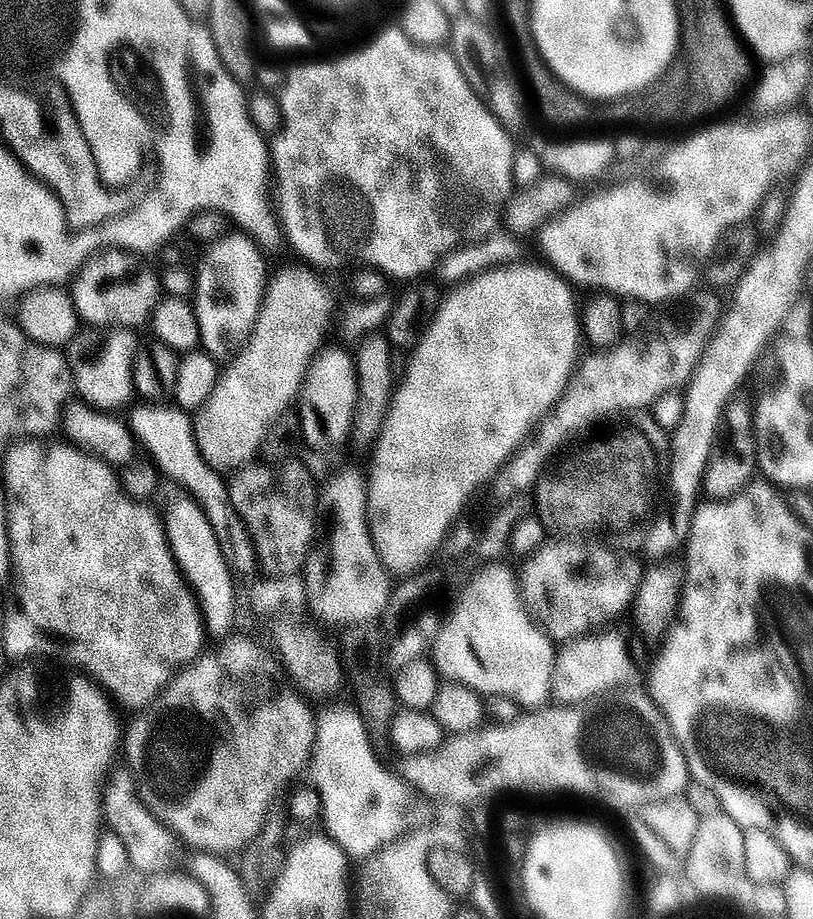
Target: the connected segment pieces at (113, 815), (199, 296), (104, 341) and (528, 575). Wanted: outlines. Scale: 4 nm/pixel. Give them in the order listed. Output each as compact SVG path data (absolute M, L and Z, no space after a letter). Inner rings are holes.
M120 767L109 775L102 792L103 819L111 832L118 838L122 838L122 843L126 845L126 851L130 854L130 862L135 871L152 872L151 874L167 873L168 863L171 862L172 855L176 852L178 838L141 800L136 786L136 777L130 774L127 767Z
M229 234L211 245L207 249L208 257L200 264L200 273L197 271L194 276L194 307L200 327L200 343L203 351L217 362L223 361L223 356L231 357L247 344L256 329L256 319L260 316L264 293L270 283L268 264L260 249L263 247L252 236L240 235Z
M96 330L91 334L93 336L79 341L80 348L73 347L70 352L74 388L79 395L80 392L84 395L81 396L83 403L112 414L117 411L115 408L131 405L134 400L137 333L132 330Z
M552 542L545 543L544 547L539 552L527 557L523 561L524 569L518 572L518 587L523 595L525 605L529 612L532 613L535 623L539 624L549 637L556 642L571 642L579 640L589 634L595 633L597 630L605 627L604 620L616 620L623 614L627 608L631 609L636 603L636 595L640 588L640 581L645 576L645 565L640 565L638 561L632 556L616 556L615 551L605 550L600 548L583 548L583 543L580 542L560 542L564 544L552 544Z

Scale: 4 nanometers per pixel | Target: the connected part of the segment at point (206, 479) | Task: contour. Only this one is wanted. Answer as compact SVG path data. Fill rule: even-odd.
M148 402L140 407L144 408L131 409L133 412L130 427L133 437L142 445L143 451L145 448L152 454L151 463L156 465L164 476L166 474L174 483L188 488L187 495L195 500L208 516L221 543L224 546L230 545L234 516L230 503L230 488L225 477L204 460L196 441L193 417L176 406L157 406Z

